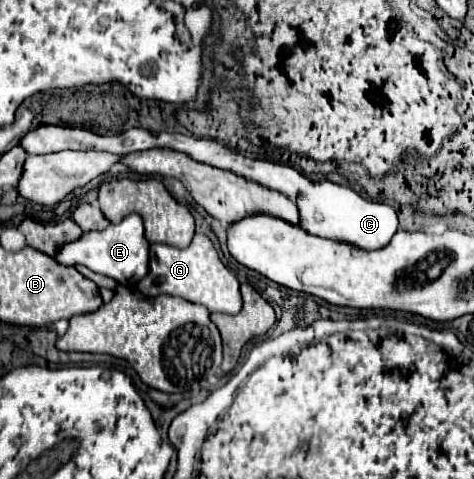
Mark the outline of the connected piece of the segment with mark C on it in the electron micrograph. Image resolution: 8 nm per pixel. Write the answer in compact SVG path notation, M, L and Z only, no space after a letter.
M328 179L312 183L308 193L298 193L296 205L300 209L300 227L306 233L346 241L358 245L360 249L380 249L388 245L398 229L398 217L392 205L368 201L354 189L332 183Z

